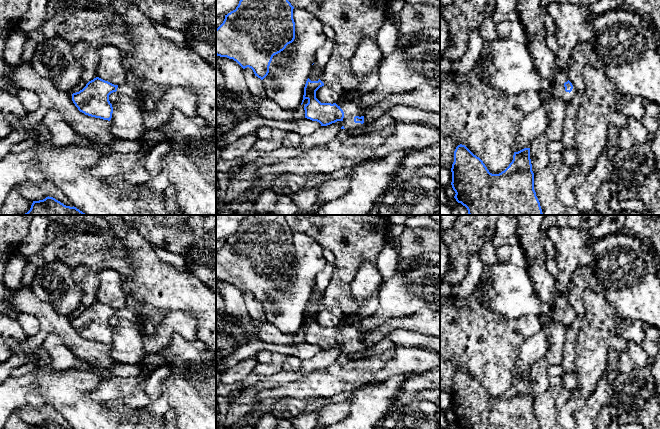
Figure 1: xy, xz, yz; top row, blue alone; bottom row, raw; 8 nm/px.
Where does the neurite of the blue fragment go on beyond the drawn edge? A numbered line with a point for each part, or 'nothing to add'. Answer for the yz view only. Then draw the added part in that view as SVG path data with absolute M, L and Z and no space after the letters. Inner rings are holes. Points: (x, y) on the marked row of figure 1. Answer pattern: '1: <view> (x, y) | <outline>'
1: yz (573, 22) | M551 3L546 7L556 25L556 39L558 50L555 53L553 66L553 85L551 95L570 102L577 90L566 92L564 83L568 81L568 60L573 49L583 42L587 42L593 35L592 19L594 15L588 12L588 6L572 3Z

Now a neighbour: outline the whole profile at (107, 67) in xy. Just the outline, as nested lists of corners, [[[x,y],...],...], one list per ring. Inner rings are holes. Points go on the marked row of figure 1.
[[[104,45],[98,47],[97,52],[99,55],[98,77],[114,85],[124,84],[127,75],[122,65],[122,51],[113,45]]]

